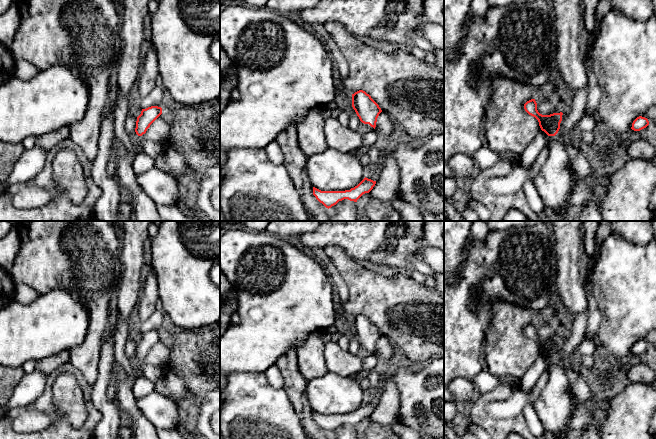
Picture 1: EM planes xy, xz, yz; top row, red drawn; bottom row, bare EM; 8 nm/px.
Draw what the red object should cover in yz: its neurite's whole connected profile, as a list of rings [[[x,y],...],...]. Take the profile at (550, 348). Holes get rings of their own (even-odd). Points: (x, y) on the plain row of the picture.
[[[531,323],[524,328],[525,335],[535,341],[542,355],[544,355],[548,360],[555,360],[559,353],[560,347],[562,345],[563,337],[553,337],[550,339],[542,339],[537,334],[537,327],[535,323]]]

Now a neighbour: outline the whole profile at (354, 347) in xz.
[[[349,331],[349,336],[350,336],[350,347],[349,347],[348,352],[350,352],[353,355],[357,355],[361,345],[359,343],[359,341],[357,340],[353,331]]]

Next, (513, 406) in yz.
[[[548,369],[539,377],[535,387],[530,392],[516,389],[512,396],[505,401],[491,402],[485,409],[494,418],[511,418],[522,413],[527,403],[536,404],[539,396],[548,382]]]

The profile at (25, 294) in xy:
[[[24,283],[16,285],[16,289],[16,300],[23,304],[32,303],[40,296],[36,290]]]

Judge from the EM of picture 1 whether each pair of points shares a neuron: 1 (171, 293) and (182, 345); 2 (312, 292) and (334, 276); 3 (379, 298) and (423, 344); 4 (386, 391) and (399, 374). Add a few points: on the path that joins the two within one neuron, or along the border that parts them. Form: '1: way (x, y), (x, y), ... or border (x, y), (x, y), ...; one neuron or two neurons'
1: border (205, 326), (199, 329), (182, 329); two neurons
2: border (324, 268), (332, 284); two neurons
3: way (391, 310), (411, 330), (411, 333); one neuron
4: border (389, 371), (398, 392), (399, 404); two neurons

